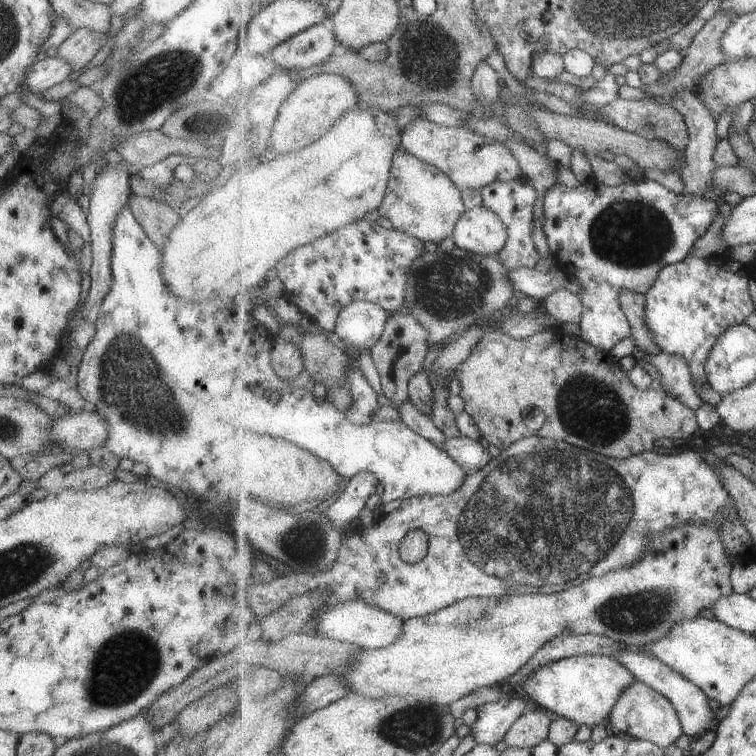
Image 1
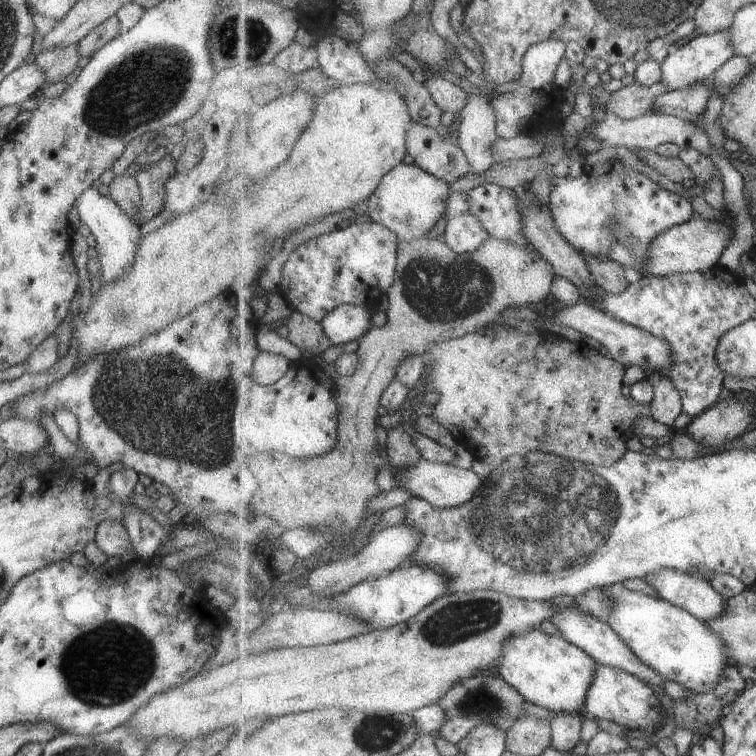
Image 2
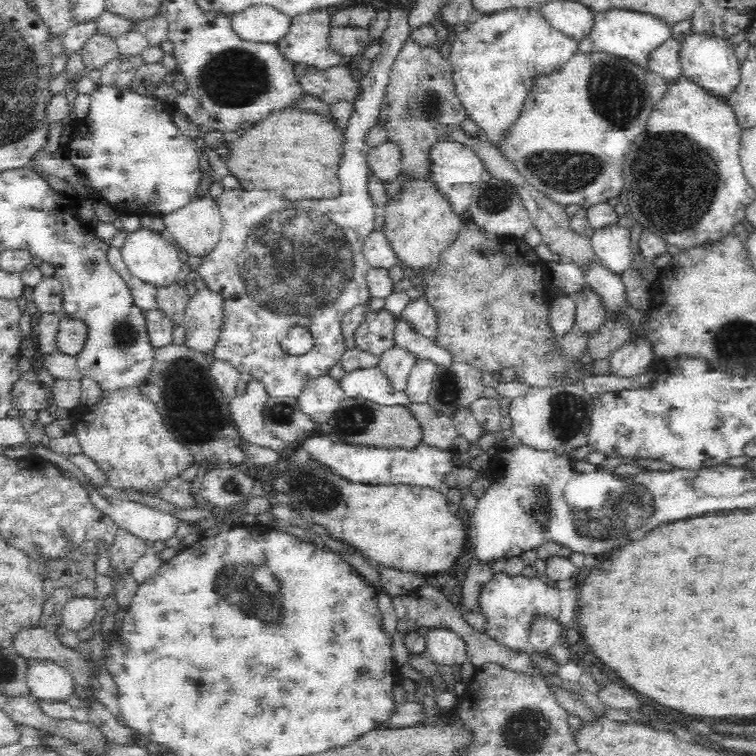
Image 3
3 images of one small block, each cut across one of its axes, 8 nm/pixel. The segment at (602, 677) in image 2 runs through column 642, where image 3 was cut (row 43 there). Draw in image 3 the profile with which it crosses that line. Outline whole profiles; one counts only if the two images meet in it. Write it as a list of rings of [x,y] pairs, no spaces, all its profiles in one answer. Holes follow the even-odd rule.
[[[694,32],[679,43],[678,54],[683,74],[709,93],[727,98],[740,82],[741,63],[735,57],[734,44],[724,37]]]

